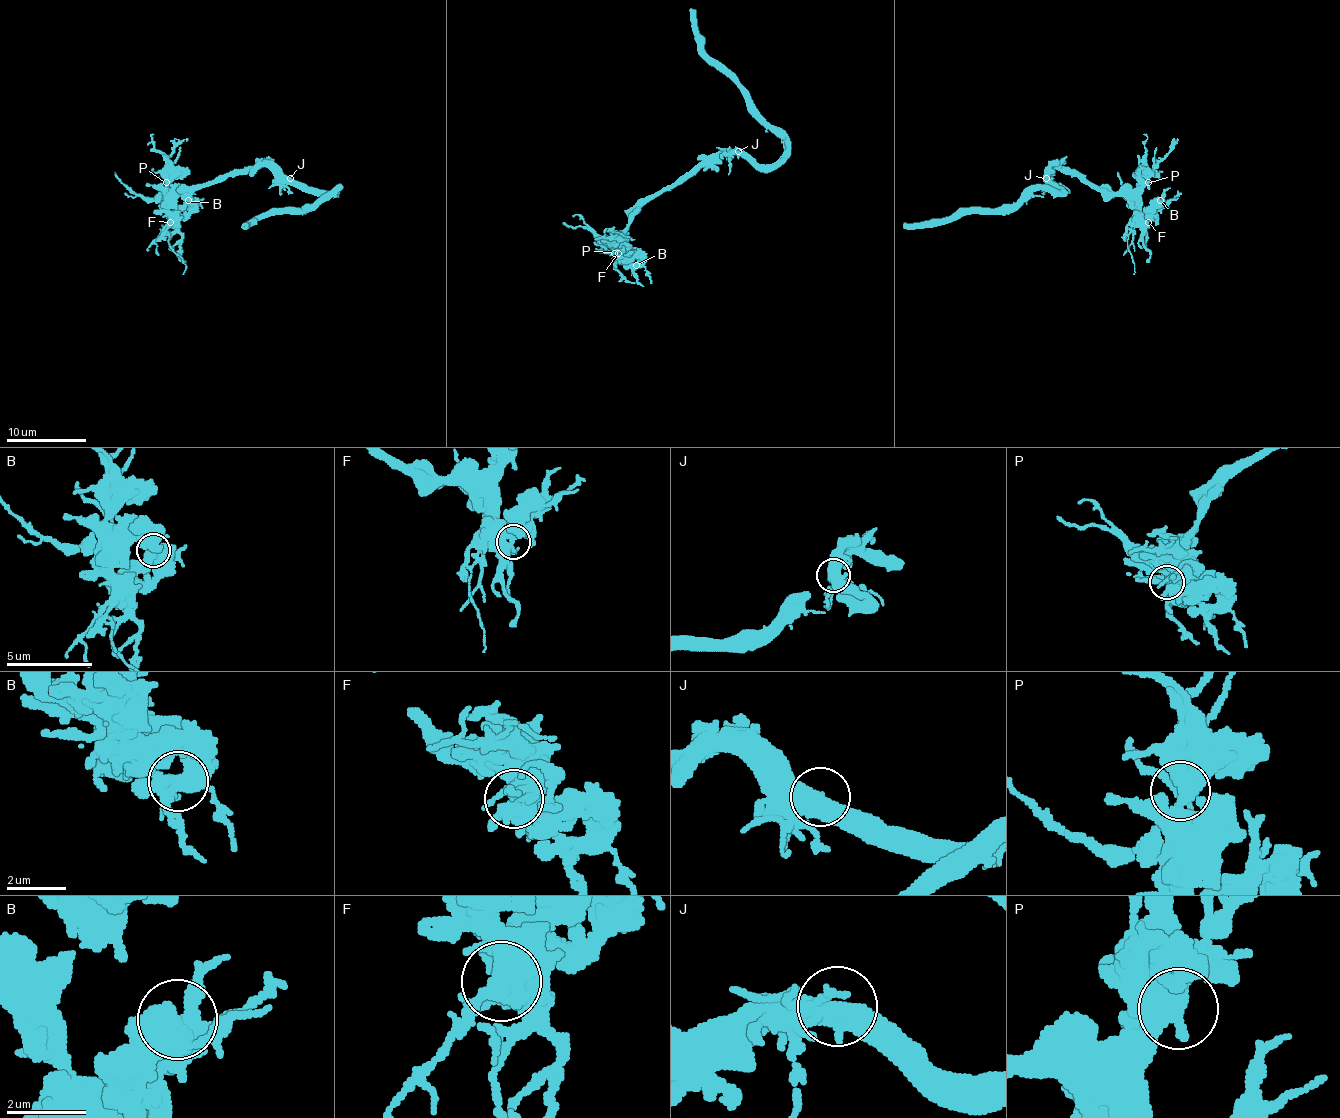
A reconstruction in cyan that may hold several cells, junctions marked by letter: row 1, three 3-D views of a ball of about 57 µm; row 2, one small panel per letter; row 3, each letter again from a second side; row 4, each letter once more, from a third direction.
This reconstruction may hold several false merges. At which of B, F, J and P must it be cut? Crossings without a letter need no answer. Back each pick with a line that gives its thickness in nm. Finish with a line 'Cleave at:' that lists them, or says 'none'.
Cleave at: none

